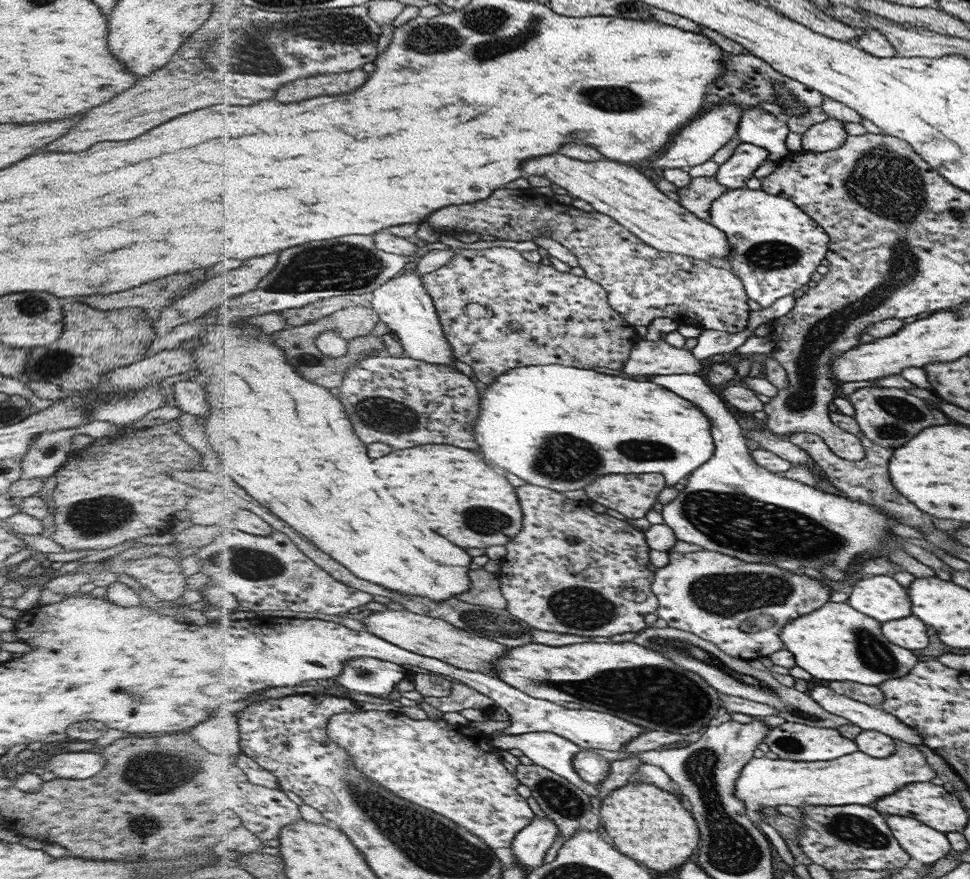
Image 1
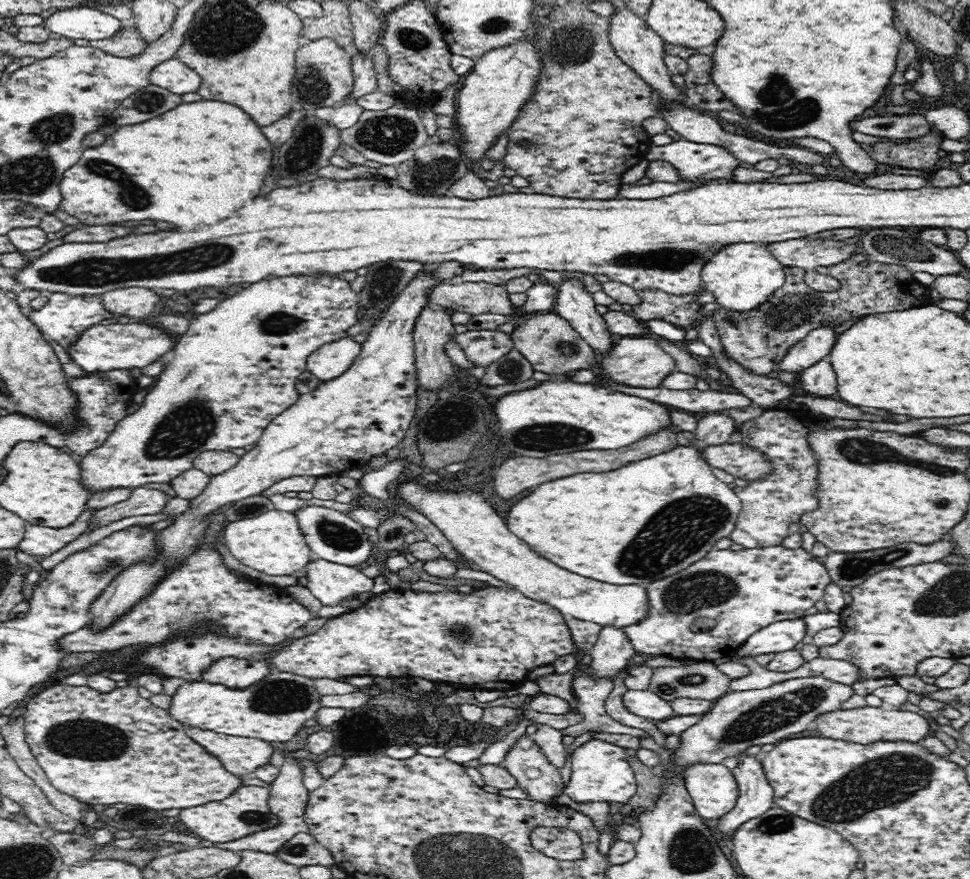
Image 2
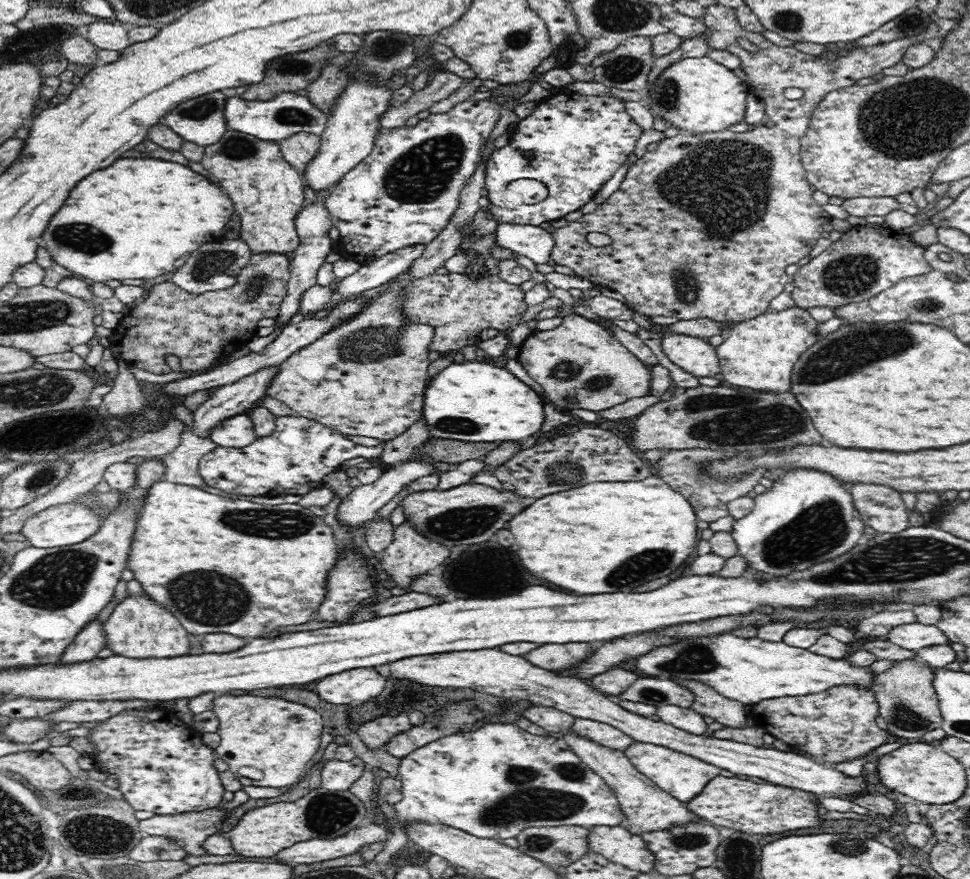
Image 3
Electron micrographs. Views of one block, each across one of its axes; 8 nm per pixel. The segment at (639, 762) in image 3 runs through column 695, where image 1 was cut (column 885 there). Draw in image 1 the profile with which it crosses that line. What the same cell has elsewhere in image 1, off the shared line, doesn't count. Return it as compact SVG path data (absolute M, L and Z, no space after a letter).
M894 738L894 745L896 750L886 758L874 758L859 750L834 761L804 762L752 757L742 768L736 780L736 792L732 793L744 801L746 812L754 815L765 806L868 806L911 782L930 782L936 778L936 771L918 748L898 738Z

